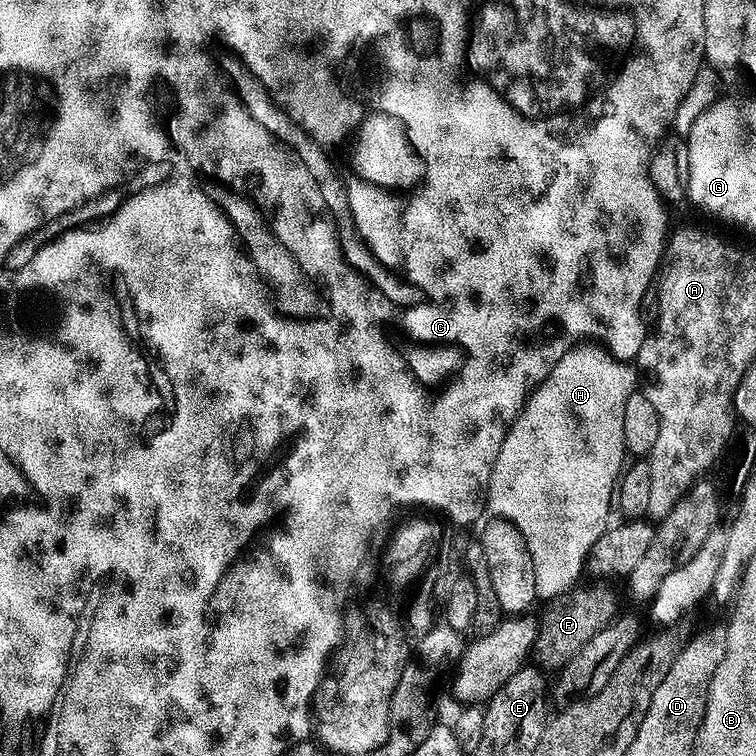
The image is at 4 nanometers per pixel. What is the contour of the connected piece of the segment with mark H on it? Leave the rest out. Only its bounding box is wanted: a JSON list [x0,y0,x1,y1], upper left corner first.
[486,342,638,602]

